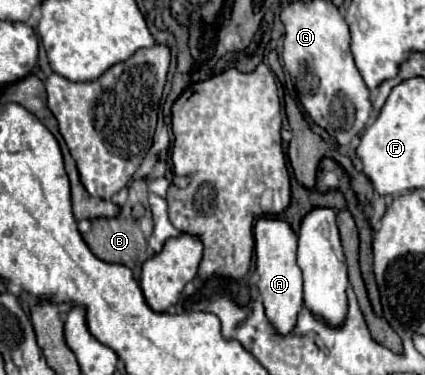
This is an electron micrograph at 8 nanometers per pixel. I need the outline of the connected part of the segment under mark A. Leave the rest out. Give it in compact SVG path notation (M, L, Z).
M258 218L254 226L254 252L258 272L258 296L266 308L266 316L278 334L288 334L302 308L302 272L296 264L296 232L282 218Z

